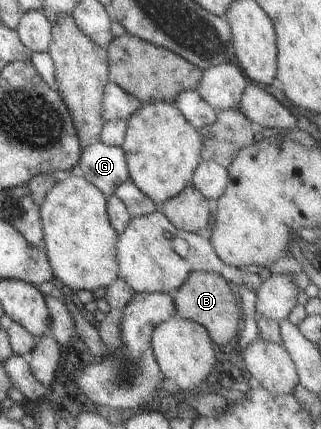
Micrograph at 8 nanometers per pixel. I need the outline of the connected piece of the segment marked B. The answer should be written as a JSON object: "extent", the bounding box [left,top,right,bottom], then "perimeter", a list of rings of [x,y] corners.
{"extent":[172,270,241,347],"perimeter":[[[193,270],[186,275],[183,283],[172,292],[172,297],[176,314],[180,318],[194,321],[203,326],[213,343],[227,347],[227,342],[231,341],[235,335],[239,335],[241,329],[239,308],[237,308],[233,293],[229,290],[227,281],[217,272]]]}

